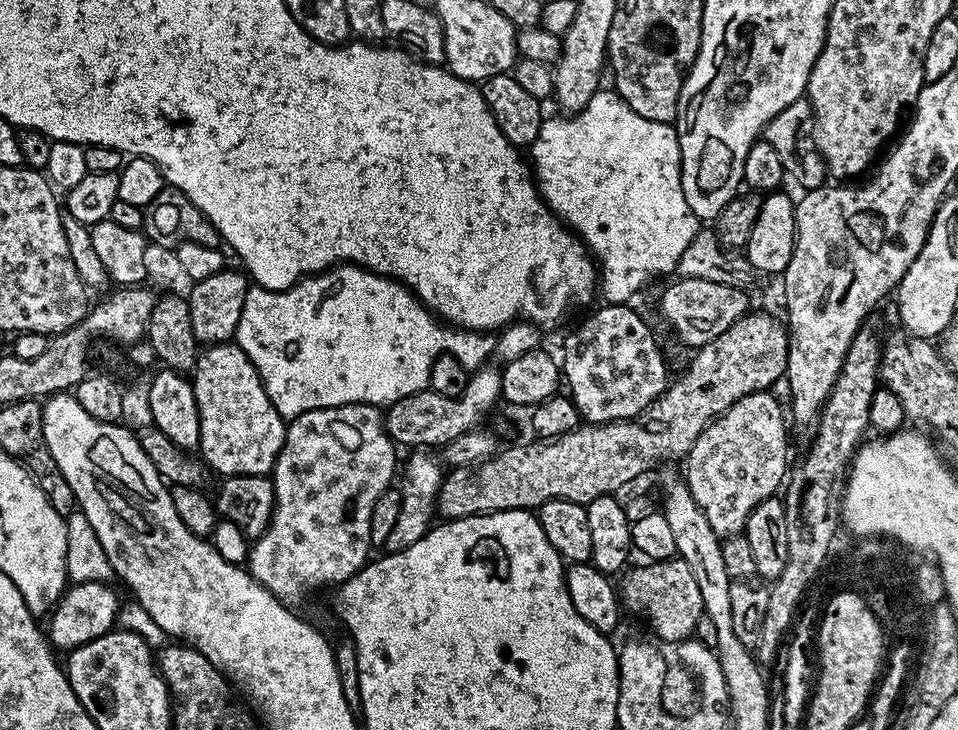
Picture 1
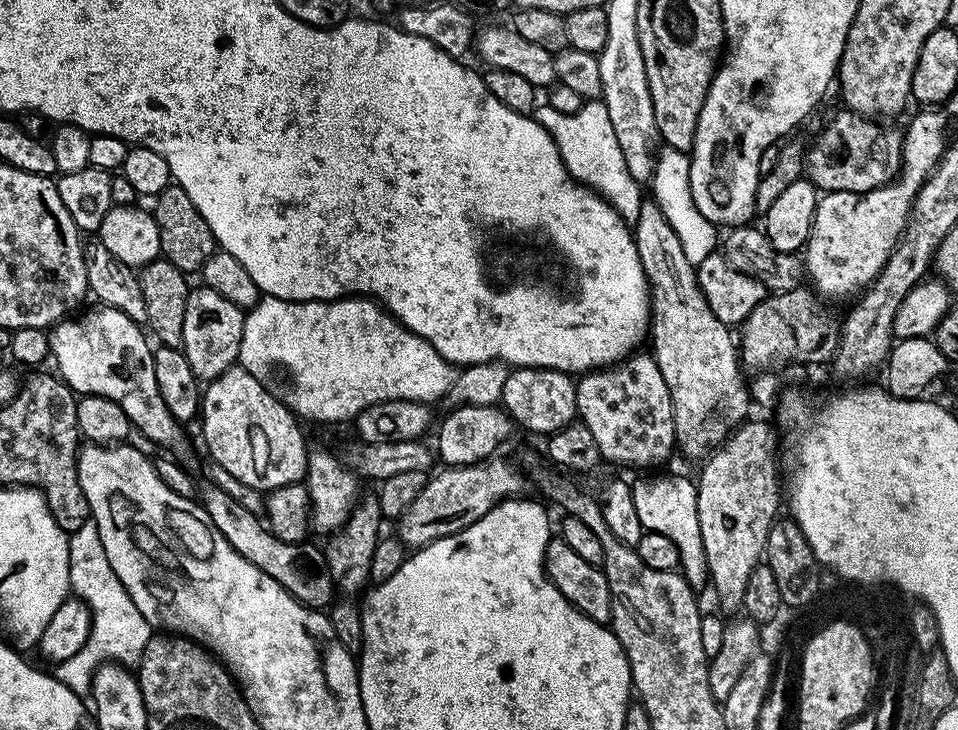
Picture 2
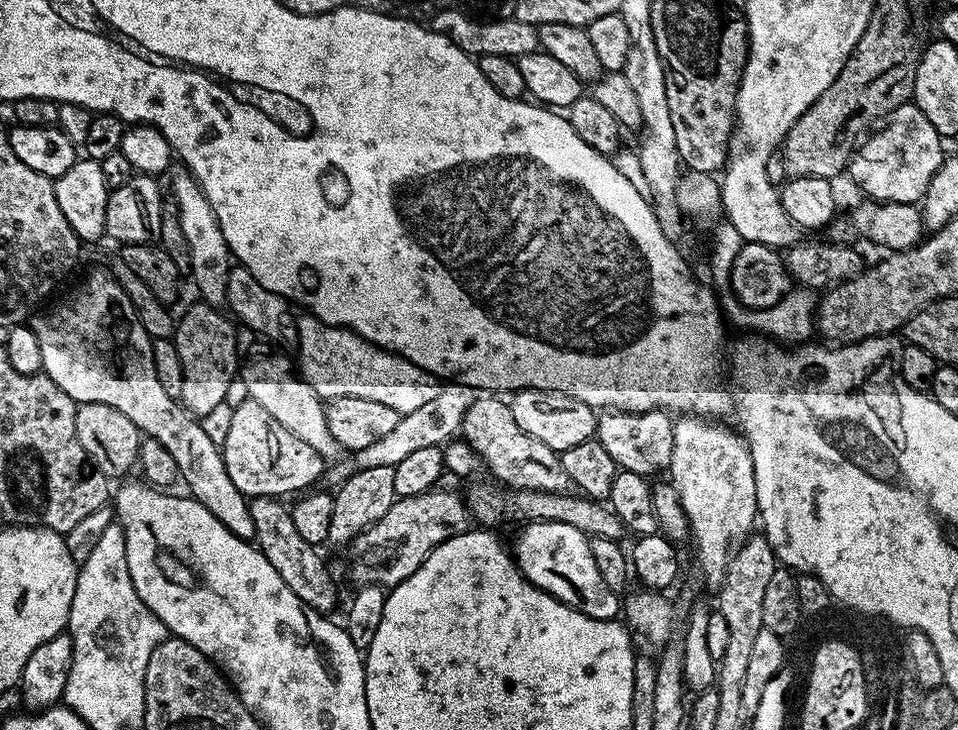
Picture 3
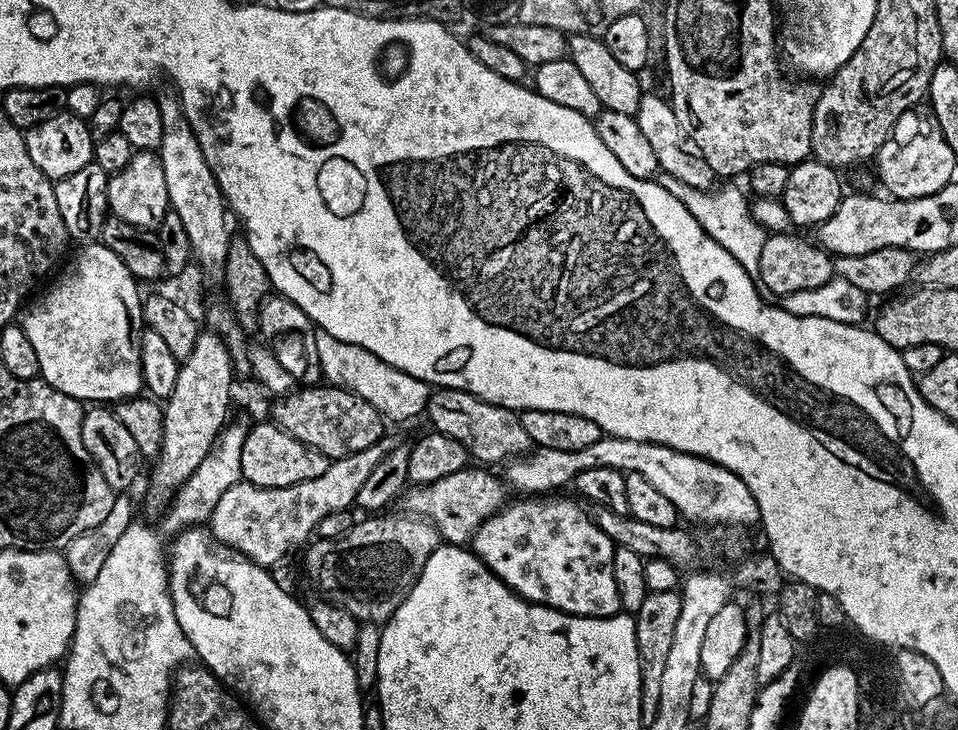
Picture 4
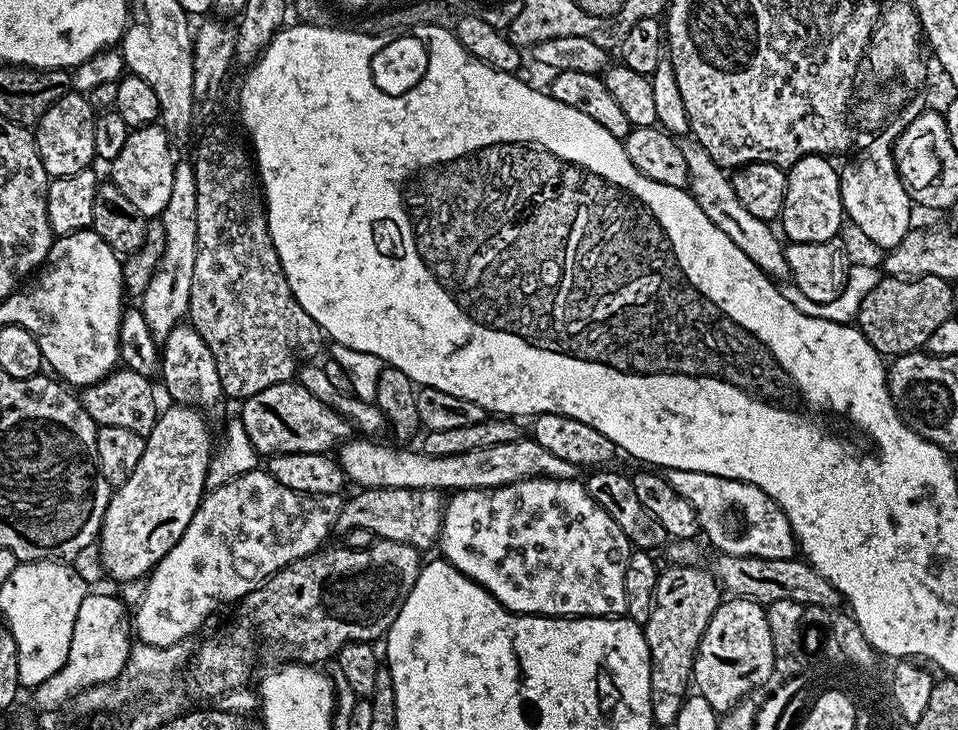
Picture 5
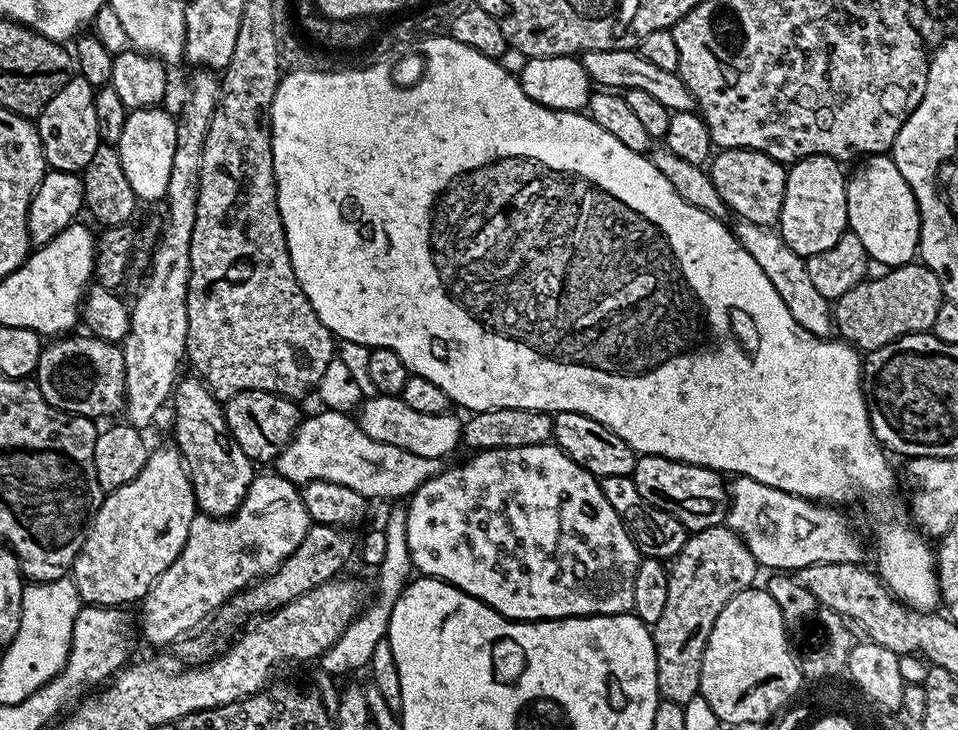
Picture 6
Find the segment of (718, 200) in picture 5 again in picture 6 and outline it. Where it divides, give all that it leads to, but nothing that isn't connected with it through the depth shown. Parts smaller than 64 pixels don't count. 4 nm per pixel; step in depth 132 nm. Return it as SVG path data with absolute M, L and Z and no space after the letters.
M737 219L735 223L734 231L737 240L750 254L750 258L754 258L758 266L762 266L762 274L770 278L770 286L778 290L778 298L786 302L786 310L794 314L794 322L798 322L798 326L802 326L802 330L810 334L825 338L831 337L834 332L834 308L826 298L822 298L822 294L818 294L814 282L810 282L805 257L794 254L794 250L786 246L786 242L775 227L741 219Z

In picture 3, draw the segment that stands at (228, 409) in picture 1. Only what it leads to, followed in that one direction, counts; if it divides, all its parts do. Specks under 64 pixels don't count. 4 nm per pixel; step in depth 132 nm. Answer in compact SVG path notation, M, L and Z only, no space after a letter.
M249 398L242 399L240 405L232 412L232 417L228 420L228 429L224 432L222 439L222 451L226 462L226 474L230 474L230 482L238 486L238 490L246 498L256 496L271 496L277 498L287 498L291 492L295 494L303 493L311 489L316 479L323 477L326 472L326 463L313 447L308 446L295 434L290 434L289 430L281 425L266 410L262 410L258 404Z

